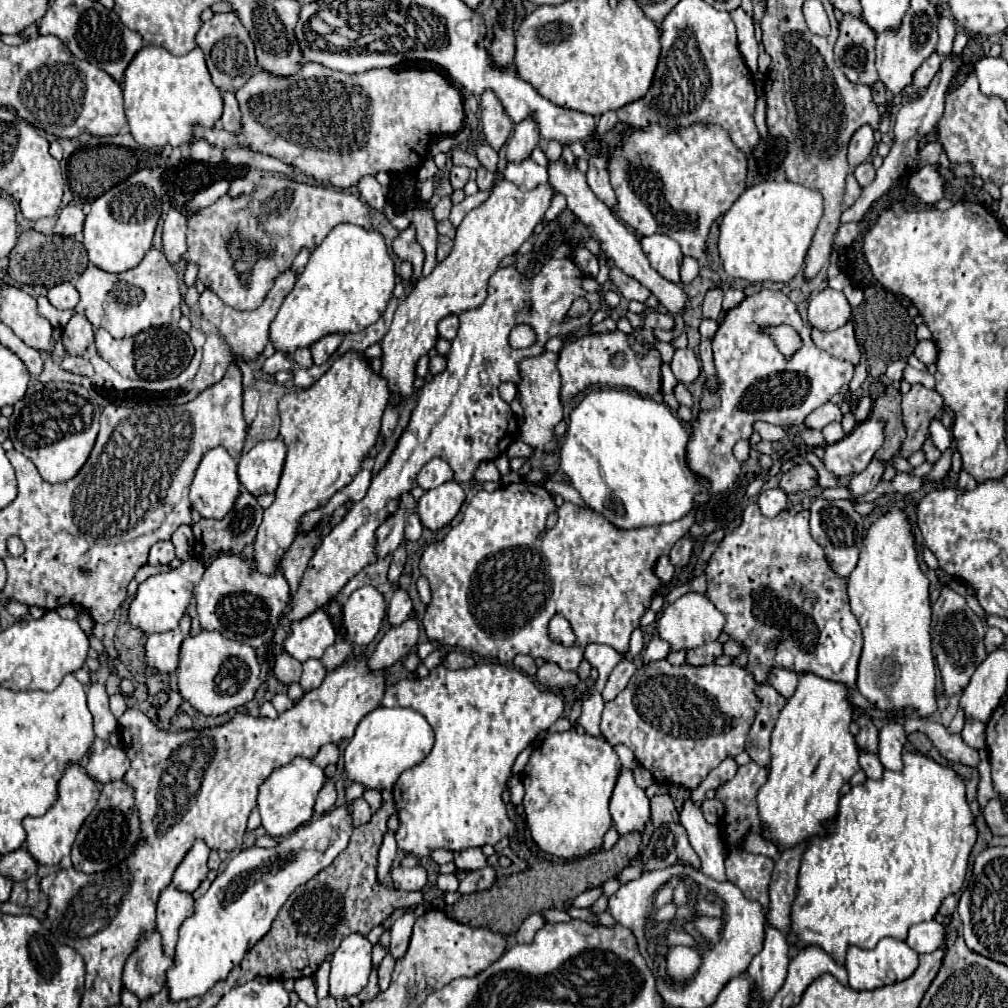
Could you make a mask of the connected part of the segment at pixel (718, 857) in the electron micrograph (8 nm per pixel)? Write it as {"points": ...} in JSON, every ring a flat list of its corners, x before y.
{"points":[[689,801,681,811,681,825,689,835,689,843,701,859,701,871,711,879,723,879,725,875,725,855,723,855,723,841,719,837,717,827,709,825,703,817,703,811]]}

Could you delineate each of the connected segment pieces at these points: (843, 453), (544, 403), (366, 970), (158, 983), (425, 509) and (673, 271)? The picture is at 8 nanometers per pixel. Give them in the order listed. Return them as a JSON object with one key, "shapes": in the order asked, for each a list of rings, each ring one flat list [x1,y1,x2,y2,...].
{"shapes":[[[867,419,859,423,841,441,825,445,823,465,829,473,841,477,847,473,863,471,883,443,883,423]],[[543,353,539,357,529,357,525,359,519,369,521,369,521,383,519,383,519,393,521,393,521,405,525,411,525,423,521,427,521,441,531,445,533,449,541,449,547,453,553,453,557,449,557,437,555,437,555,425,563,419,563,405,559,399,559,369,557,369,557,353]],[[357,933,341,941,339,949,333,953,329,975,329,995,335,1001,357,995,367,985,371,973,371,949,373,945,367,937]],[[145,931,139,947,129,955,123,969,123,985,137,999,149,999,157,995,167,981,167,969,173,959,167,959,161,949,161,935,157,931]],[[447,481,435,489,425,491,425,495,417,503,417,513,427,529,437,531,459,513,463,501,465,493,461,485,455,481]],[[655,233,649,237,641,237,643,253,647,253,647,259,651,265,673,283,679,283,679,265,683,261,683,253,679,249,679,243,675,243,665,233]]]}

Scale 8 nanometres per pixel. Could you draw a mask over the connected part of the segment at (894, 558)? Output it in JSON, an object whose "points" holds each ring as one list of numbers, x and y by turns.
{"points":[[891,509,871,525,859,563,849,575,849,599,863,631,857,691,881,711,909,707,921,717,931,717,937,711,937,675,929,633,929,581,919,569,911,525,901,509]]}

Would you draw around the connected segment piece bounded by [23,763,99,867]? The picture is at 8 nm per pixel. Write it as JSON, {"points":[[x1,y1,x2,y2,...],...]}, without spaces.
{"points":[[77,763,69,765,59,781,57,803,43,817,25,817,23,819,23,827,27,831,25,843,27,843,29,855,39,865,47,865,47,867,59,865,63,861,63,857,67,857,71,853,75,835,77,835,79,827,83,825,83,821,87,819,87,815,91,813,91,809,97,805,97,797,99,797,97,783,85,771,81,771,81,767]]}

